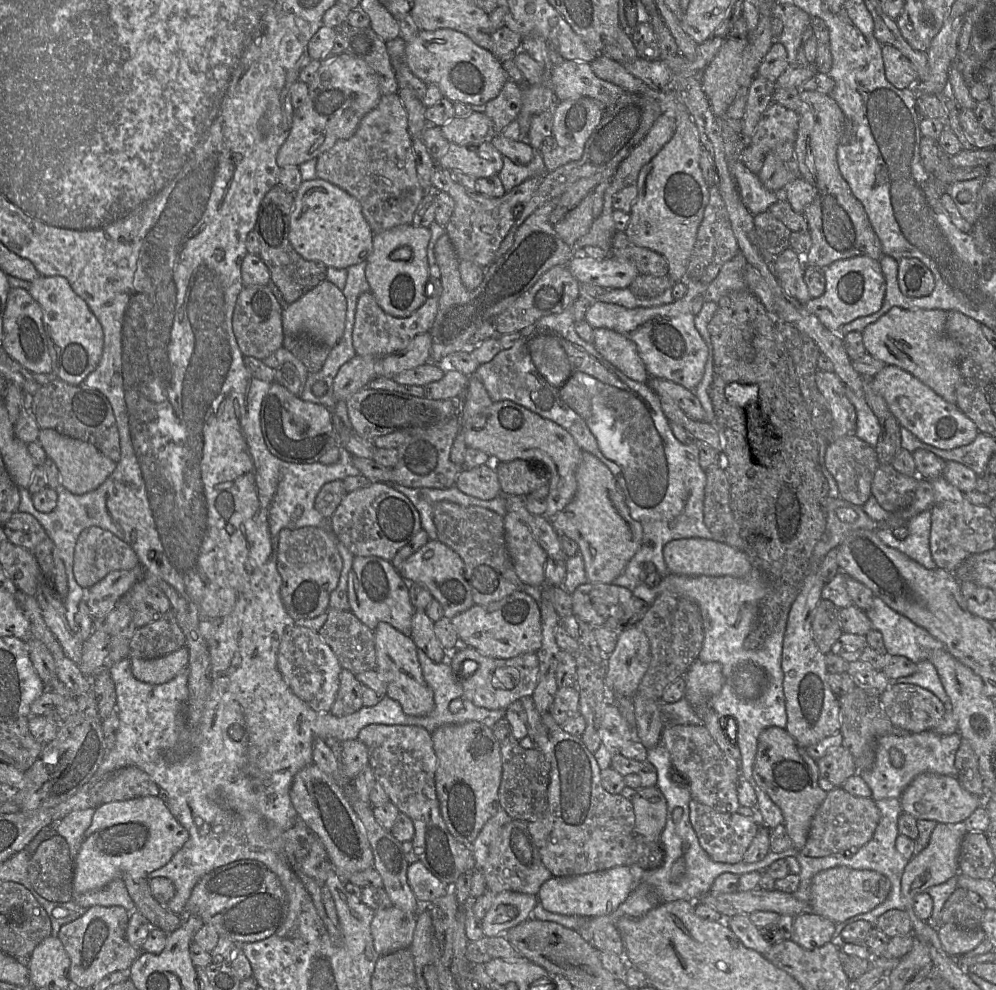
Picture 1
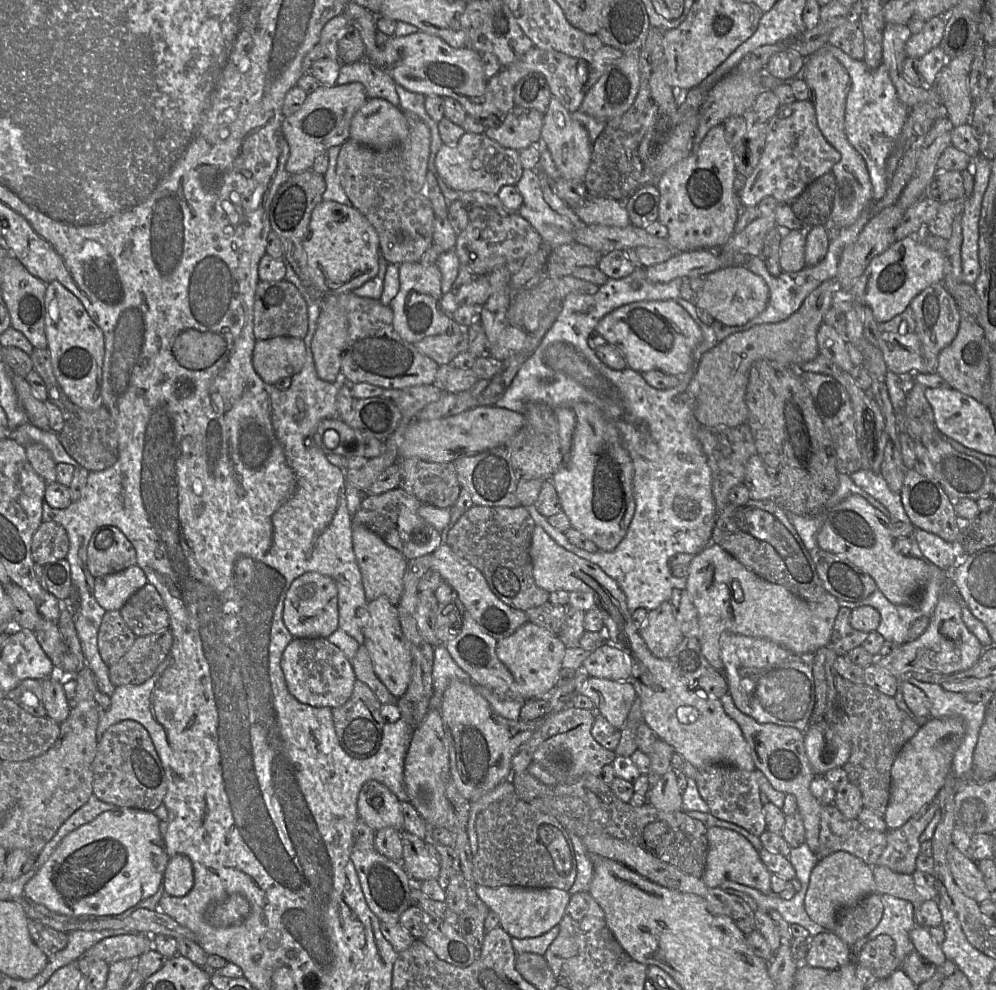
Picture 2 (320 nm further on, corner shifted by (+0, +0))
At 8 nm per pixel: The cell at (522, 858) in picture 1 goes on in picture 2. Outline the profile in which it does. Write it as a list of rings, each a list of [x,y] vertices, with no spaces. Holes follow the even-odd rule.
[[[508,794],[491,803],[476,818],[477,852],[472,857],[473,877],[477,885],[497,888],[521,886],[527,888],[558,888],[568,891],[576,878],[577,864],[572,840],[568,831],[552,815],[538,810],[520,799],[517,794]]]

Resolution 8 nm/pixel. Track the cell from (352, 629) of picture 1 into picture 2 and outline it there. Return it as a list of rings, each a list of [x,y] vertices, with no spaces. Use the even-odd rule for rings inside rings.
[[[364,644],[359,646],[350,662],[356,680],[365,683],[382,704],[397,704],[398,698],[393,696],[376,676],[369,652]]]

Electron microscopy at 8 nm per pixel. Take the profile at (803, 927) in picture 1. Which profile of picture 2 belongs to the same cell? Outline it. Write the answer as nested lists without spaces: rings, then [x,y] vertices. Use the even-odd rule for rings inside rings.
[[[833,932],[819,933],[809,941],[806,965],[834,970],[850,963],[849,946]]]

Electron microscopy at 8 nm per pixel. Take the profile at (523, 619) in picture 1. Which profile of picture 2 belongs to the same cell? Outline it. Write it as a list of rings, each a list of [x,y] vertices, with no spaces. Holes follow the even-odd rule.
[[[530,621],[496,644],[497,657],[511,672],[525,700],[544,698],[556,687],[565,651],[566,645],[557,635]]]

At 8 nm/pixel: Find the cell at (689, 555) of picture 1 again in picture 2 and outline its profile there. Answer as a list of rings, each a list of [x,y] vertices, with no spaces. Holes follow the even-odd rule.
[[[713,542],[694,555],[688,564],[686,581],[685,590],[697,610],[701,651],[720,673],[724,671],[724,664],[719,638],[725,631],[771,640],[796,656],[813,655],[830,643],[840,609],[837,598],[825,593],[817,601],[804,600],[756,575]]]

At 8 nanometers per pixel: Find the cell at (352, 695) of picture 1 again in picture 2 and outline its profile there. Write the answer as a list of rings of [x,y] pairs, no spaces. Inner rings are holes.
[[[356,680],[352,694],[342,706],[332,709],[334,729],[344,751],[358,759],[365,759],[377,753],[381,744],[382,728],[386,723],[380,714],[382,703],[363,682]]]

